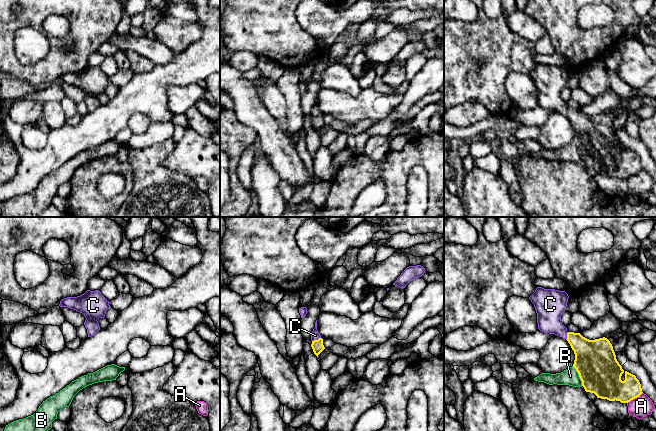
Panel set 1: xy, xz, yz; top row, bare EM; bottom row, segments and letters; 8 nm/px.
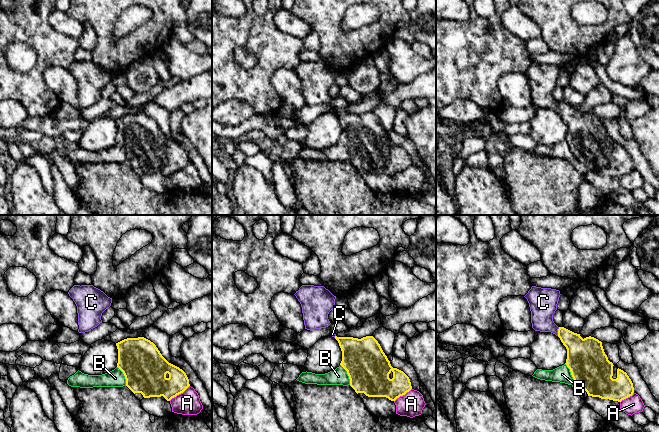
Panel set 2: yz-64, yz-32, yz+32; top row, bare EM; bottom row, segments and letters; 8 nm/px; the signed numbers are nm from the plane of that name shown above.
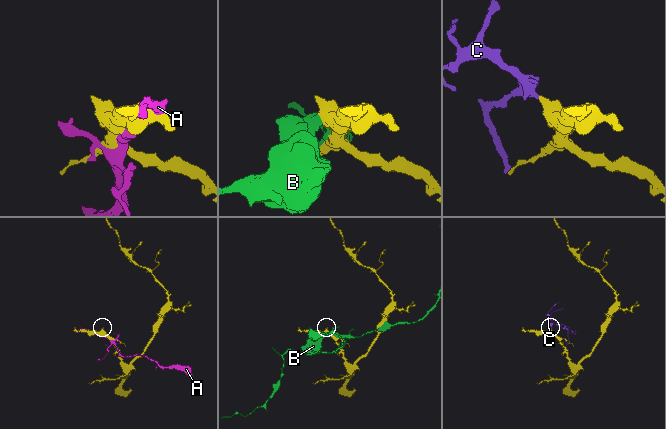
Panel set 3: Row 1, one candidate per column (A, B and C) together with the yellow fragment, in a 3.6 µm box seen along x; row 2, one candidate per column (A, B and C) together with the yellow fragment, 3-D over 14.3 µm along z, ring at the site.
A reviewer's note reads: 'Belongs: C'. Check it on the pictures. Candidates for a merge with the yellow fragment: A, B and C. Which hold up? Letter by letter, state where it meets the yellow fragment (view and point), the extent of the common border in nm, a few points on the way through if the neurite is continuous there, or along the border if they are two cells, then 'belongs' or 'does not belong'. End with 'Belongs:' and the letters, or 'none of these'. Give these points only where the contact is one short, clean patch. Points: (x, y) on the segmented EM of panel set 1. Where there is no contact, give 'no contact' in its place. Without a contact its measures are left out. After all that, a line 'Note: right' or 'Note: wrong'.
A: contact yz (634, 398); length 160 nm; does not belong
B: contact yz (579, 376); length 180 nm; does not belong
C: contact xz (316, 340); length 80 nm; way xz (317, 345), (316, 340), (315, 335); belongs
Belongs: C
Note: right

